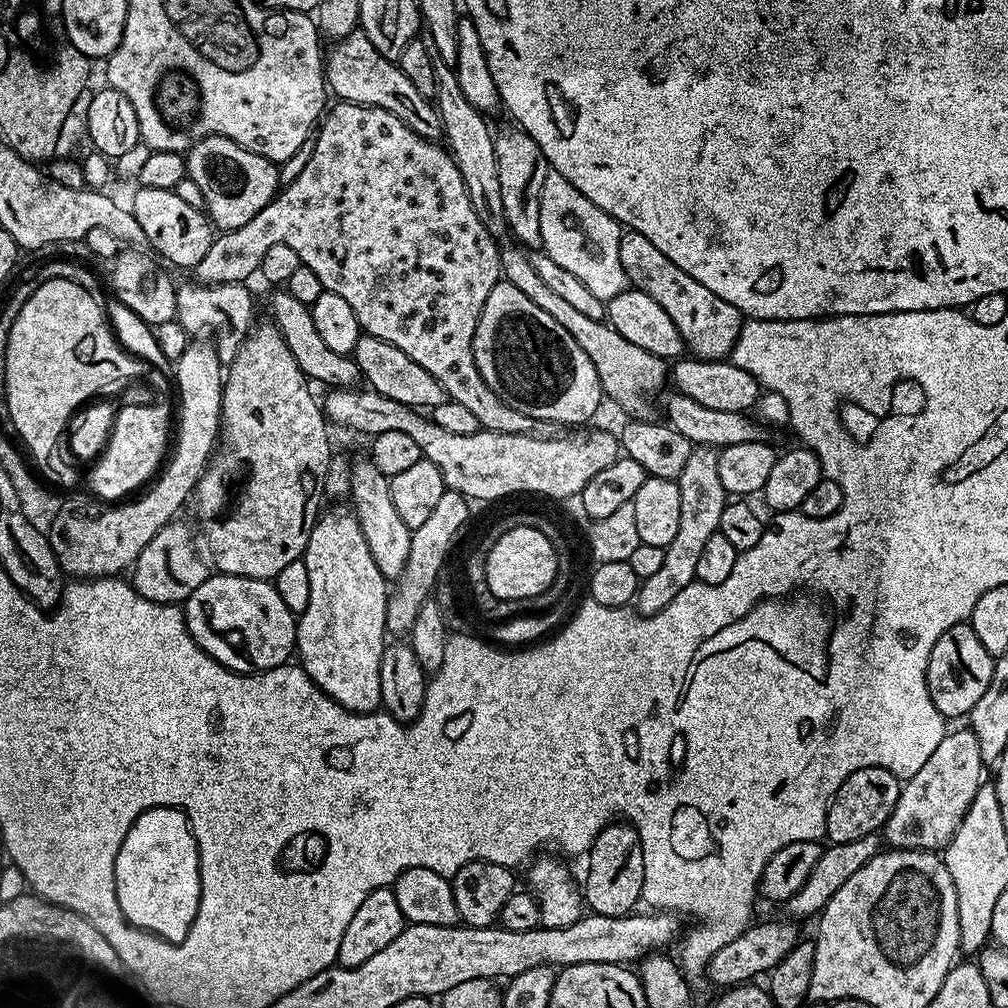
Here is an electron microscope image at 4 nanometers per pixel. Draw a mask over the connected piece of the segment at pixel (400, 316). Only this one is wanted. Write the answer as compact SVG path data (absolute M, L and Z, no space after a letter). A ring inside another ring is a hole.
M336 102L333 105L333 108L331 105L327 109L326 115L319 121L318 131L314 136L316 141L314 154L310 154L310 162L306 162L302 174L298 174L298 178L294 178L294 182L283 185L282 190L277 191L276 197L262 210L258 210L258 214L254 214L254 218L250 218L250 222L246 222L246 226L221 231L213 239L210 250L206 250L206 258L202 258L202 262L198 262L198 266L194 270L195 279L201 284L242 284L251 281L251 276L255 277L259 273L262 258L266 258L266 250L270 250L270 246L278 246L279 244L290 246L290 250L294 250L294 254L298 254L300 262L310 270L314 270L314 274L318 274L318 282L322 282L326 292L338 294L349 304L350 310L354 310L354 318L358 318L361 329L367 335L382 338L382 342L390 342L390 346L398 346L398 350L402 350L410 358L414 358L414 362L418 362L418 366L422 366L422 370L426 370L441 384L447 399L466 406L474 414L474 418L478 418L483 431L497 432L498 434L526 434L527 436L553 435L554 426L548 420L535 420L530 418L530 414L522 414L511 408L506 402L502 402L498 398L498 394L494 394L494 390L490 390L490 386L486 386L486 382L474 362L474 354L472 353L474 330L478 326L482 306L486 306L486 298L490 298L490 290L494 290L496 281L502 276L500 249L498 240L487 232L486 226L482 224L478 214L475 213L474 206L468 197L468 190L463 182L463 176L451 153L443 147L440 149L439 143L428 140L425 136L420 136L414 130L410 130L410 126L406 126L406 122L402 122L402 118L398 118L386 110L372 108L369 104Z

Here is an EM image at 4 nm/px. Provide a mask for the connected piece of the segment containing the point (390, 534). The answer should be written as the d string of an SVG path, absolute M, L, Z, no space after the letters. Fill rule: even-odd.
M370 462L353 463L350 468L350 500L351 496L351 507L362 526L362 538L366 538L366 546L370 546L374 562L378 562L378 570L382 570L385 580L399 581L406 566L406 558L410 558L412 529L406 526L406 522L402 522L394 506L394 498L390 498L389 477L383 476Z

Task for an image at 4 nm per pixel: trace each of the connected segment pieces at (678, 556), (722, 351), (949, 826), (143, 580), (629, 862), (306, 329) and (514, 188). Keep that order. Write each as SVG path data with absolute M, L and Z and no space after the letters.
M695 447L677 480L681 495L681 518L677 536L664 549L661 569L653 577L641 581L634 606L642 616L653 616L664 609L686 586L695 581L699 555L702 554L710 535L719 531L722 510L728 503L728 493L719 481L718 456L715 449Z
M628 230L620 238L620 257L622 270L626 270L626 278L631 287L640 292L650 294L670 319L674 326L678 326L678 334L682 334L685 349L693 357L702 360L723 360L731 357L732 347L738 342L740 328L746 319L743 312L739 312L726 298L718 298L714 290L706 290L702 282L690 278L686 270L674 266L662 250L650 242L642 234Z
M963 727L944 735L942 742L938 742L938 750L930 754L926 766L903 781L898 802L882 829L883 839L887 843L889 840L893 849L917 848L920 852L939 853L947 848L962 826L970 802L974 802L974 794L978 794L980 789L980 775L986 771L978 750L978 738L974 738L971 727Z
M177 518L172 523L162 526L162 530L158 530L158 534L154 534L154 538L150 538L150 542L146 542L146 550L142 550L142 554L138 554L135 564L130 569L132 587L138 594L142 594L142 598L146 598L150 602L183 605L184 601L190 598L190 594L194 594L194 590L198 590L198 586L202 586L202 582L207 580L210 575L210 568L206 560L206 565L204 565L203 558L196 553L191 526L183 524L182 520Z
M627 822L607 824L596 836L591 837L587 849L588 877L582 880L584 903L597 916L626 916L633 911L637 903L641 903L644 894L644 859L638 830Z
M276 290L272 296L272 316L271 323L275 324L276 329L282 334L286 346L290 346L290 354L294 354L294 362L298 362L300 369L309 381L320 384L328 384L329 389L333 388L356 388L360 379L360 367L356 365L355 359L351 355L343 356L334 354L322 338L318 338L318 329L314 327L312 309L307 304L298 302L294 294L286 290Z
M511 126L505 132L495 133L496 158L502 207L508 231L525 249L536 250L542 245L542 214L540 195L550 171L548 160L542 154L538 142L519 126Z

